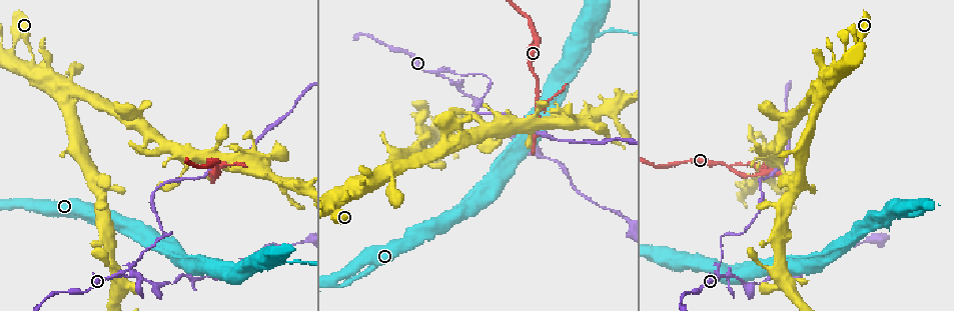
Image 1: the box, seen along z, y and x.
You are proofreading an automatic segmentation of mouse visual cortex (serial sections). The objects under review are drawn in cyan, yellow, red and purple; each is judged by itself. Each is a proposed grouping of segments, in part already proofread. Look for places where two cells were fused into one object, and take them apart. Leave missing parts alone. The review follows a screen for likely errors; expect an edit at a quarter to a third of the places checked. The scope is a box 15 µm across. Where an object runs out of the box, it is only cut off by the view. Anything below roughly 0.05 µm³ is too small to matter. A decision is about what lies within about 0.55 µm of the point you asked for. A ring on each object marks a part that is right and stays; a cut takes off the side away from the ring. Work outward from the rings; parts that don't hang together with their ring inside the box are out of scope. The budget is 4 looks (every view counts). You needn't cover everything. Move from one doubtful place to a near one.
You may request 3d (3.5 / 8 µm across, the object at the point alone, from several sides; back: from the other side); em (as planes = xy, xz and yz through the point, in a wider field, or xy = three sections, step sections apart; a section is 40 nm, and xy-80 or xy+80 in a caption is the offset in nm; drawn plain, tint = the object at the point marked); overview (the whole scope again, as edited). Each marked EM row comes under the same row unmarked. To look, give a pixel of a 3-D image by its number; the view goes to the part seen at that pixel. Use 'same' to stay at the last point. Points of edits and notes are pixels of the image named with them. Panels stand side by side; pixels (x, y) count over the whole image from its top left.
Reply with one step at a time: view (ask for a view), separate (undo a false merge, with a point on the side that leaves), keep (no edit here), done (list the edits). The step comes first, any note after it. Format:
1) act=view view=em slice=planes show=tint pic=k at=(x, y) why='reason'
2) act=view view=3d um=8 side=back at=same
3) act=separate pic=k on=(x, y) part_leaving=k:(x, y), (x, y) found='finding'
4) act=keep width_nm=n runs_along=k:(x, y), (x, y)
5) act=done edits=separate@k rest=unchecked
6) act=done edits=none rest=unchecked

act=view view=3d um=3.5 pic=1 at=(488, 77) why='sharp bend'

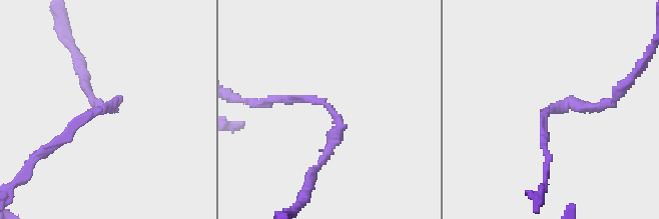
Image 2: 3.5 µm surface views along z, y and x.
act=view view=em slice=xy step=5 show=tint pic=2 at=(328, 108) arm_widths_nm=150,150 why='need the tissue'

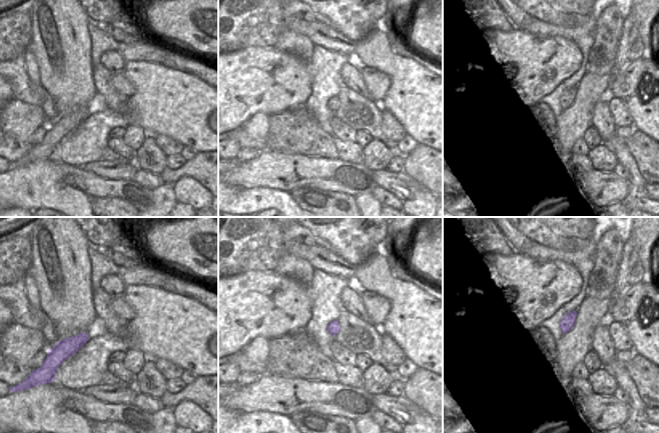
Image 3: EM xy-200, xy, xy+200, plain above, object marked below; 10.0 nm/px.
act=keep runs_along=2:(52, 144), (114, 104), (92, 101) found='continuous, no second cell'

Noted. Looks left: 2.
act=view view=3d um=3.5 pic=1 at=(759, 173) why='sharp bend'

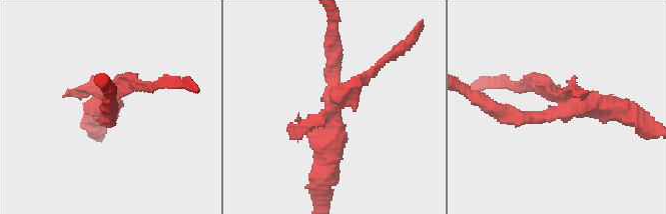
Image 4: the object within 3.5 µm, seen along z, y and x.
act=view view=em slice=xy step=5 show=tint pic=4 at=(560, 111) why='now the EM'

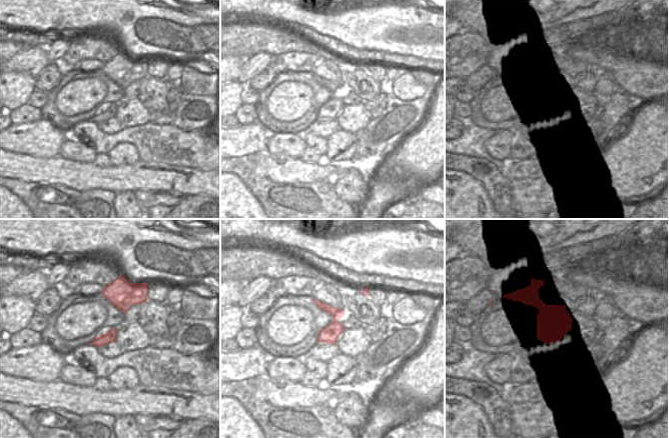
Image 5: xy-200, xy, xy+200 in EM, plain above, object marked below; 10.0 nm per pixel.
act=separate pic=4 on=(126, 83) part_leaving=4:(338, 110), (344, 97), (405, 46) found='a second cell is stuck on'

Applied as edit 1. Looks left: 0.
act=done edits=separate@4 rest=unchecked

